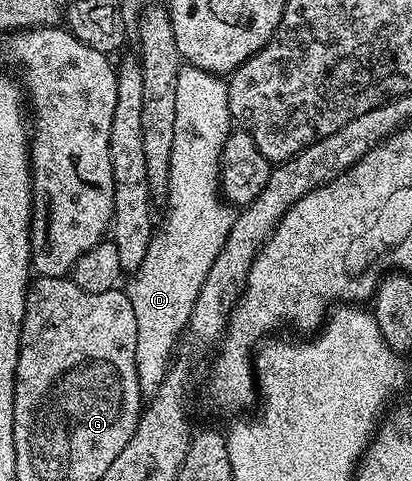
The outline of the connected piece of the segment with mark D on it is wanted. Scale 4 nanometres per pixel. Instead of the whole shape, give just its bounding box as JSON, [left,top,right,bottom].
[124,66,235,401]

